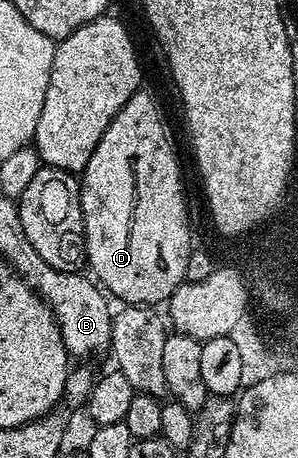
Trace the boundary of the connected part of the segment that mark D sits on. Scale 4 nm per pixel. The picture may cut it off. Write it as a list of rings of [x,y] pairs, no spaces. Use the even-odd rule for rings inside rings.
[[[147,89],[135,91],[130,97],[130,101],[126,101],[126,105],[122,105],[122,109],[114,117],[114,121],[110,121],[106,133],[102,133],[102,141],[98,141],[98,149],[94,149],[90,161],[84,166],[82,172],[80,200],[82,201],[84,236],[88,250],[86,263],[89,268],[92,266],[93,272],[91,271],[91,274],[95,276],[99,286],[109,296],[115,297],[117,295],[121,299],[120,303],[124,305],[160,305],[180,288],[181,283],[185,282],[186,265],[190,253],[194,250],[194,243],[192,243],[192,231],[188,228],[188,203],[184,200],[184,179],[180,176],[180,159],[176,156],[175,145],[172,144],[172,127],[168,124],[168,119],[164,116],[159,101]]]

